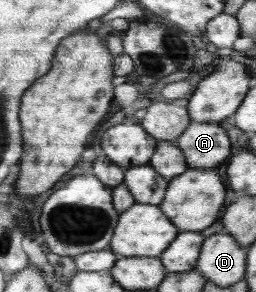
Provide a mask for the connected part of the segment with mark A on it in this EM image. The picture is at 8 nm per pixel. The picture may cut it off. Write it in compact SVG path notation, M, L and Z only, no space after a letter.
M190 121L175 143L184 153L187 168L212 170L230 156L226 131L214 122Z

